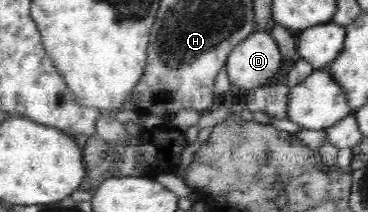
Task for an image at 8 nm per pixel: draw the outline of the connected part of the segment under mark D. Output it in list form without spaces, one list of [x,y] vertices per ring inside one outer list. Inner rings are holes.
[[[255,32],[227,55],[225,68],[232,85],[250,91],[269,86],[279,77],[282,62],[277,40],[268,32]]]

